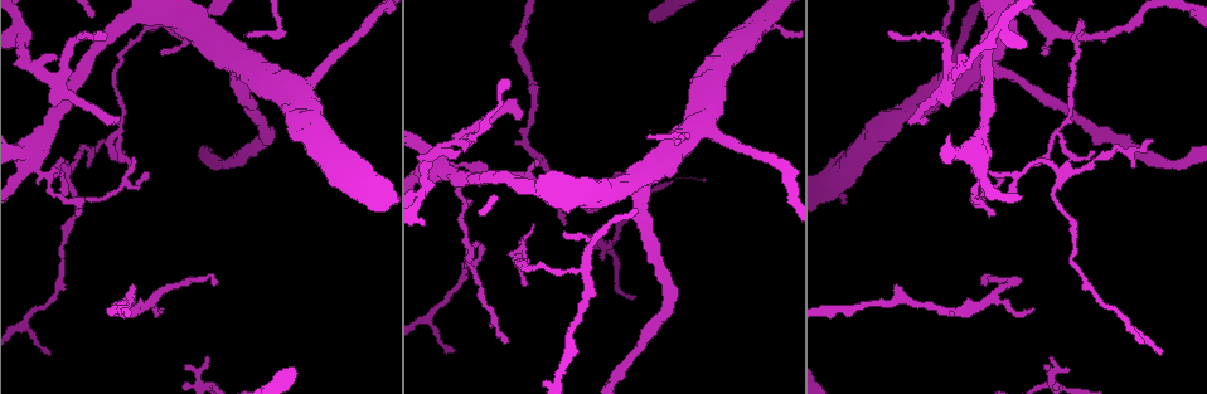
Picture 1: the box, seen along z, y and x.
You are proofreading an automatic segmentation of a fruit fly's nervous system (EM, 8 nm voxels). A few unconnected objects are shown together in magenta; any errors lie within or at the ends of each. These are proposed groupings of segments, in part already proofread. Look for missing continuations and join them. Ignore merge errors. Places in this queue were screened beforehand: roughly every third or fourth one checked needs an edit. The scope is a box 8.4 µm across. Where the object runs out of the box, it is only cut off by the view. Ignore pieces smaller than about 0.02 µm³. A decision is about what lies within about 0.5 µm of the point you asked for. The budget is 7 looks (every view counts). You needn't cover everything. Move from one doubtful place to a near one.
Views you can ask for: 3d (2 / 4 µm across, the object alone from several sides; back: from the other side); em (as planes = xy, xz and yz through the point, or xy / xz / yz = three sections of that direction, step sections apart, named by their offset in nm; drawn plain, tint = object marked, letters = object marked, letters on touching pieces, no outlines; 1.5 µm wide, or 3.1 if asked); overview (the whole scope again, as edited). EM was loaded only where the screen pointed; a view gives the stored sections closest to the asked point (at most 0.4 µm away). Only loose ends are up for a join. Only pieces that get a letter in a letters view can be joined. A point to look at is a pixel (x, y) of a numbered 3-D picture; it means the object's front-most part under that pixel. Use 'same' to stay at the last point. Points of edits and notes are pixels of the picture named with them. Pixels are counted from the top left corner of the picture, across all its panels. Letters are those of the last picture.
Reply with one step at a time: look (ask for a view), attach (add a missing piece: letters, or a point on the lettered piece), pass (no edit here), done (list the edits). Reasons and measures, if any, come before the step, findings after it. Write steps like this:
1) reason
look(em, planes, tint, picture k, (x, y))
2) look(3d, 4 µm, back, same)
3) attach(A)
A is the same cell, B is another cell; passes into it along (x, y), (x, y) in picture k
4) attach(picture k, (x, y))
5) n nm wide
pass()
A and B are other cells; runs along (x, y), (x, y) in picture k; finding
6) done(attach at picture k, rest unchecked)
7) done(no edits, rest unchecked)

an open end
look(em, planes, letters, picture 1, (564, 222))

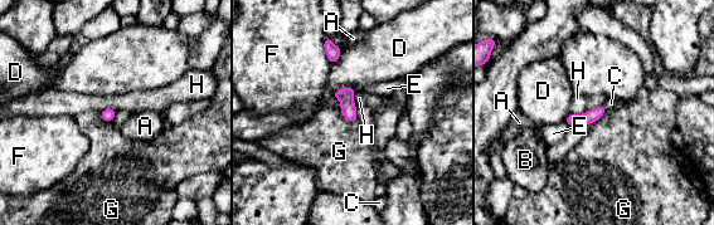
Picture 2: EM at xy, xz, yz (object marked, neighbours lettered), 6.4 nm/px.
attach(picture 2, (611, 103))
C is the same cell, A, B, D, E, F, G and H are other cells; passes into it along (591, 116), (603, 107), (611, 103) in picture 2; it goes on there

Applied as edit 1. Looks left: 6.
look(overview)

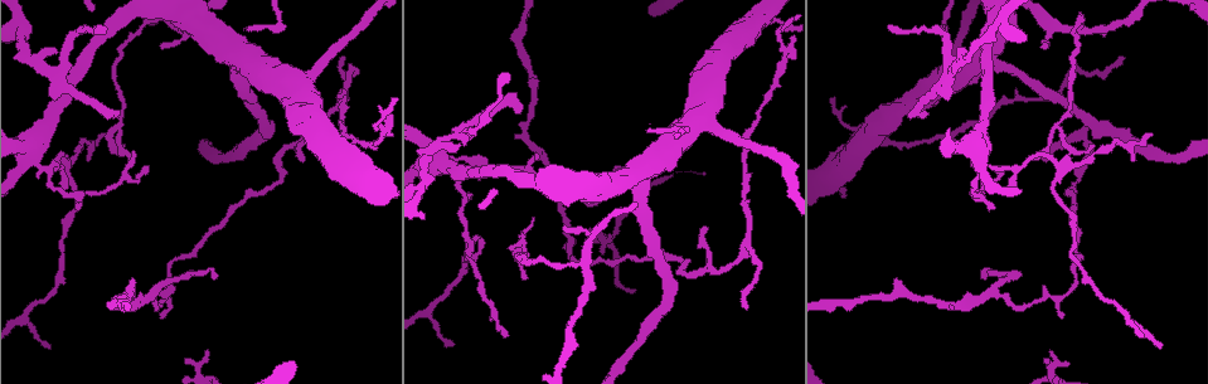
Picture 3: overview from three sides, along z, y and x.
free end
look(em, xy, step 4, letters, picture 3, (525, 279))

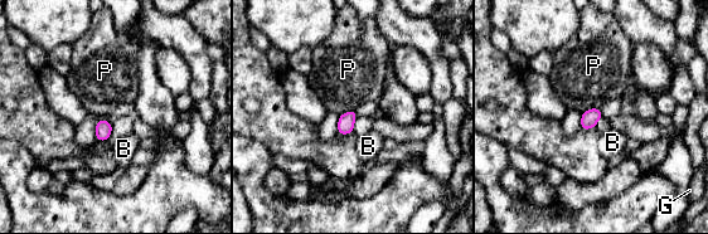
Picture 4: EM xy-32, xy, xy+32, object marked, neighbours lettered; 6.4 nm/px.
another direction
look(em, yz, step 4, letters, same)

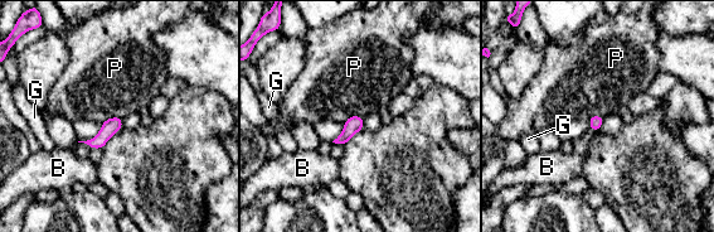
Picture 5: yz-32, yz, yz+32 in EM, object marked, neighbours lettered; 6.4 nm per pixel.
pass()
B, G and P are other cells; border along (121, 117), (108, 117), (102, 122) in picture 5; no lettered piece goes on from it

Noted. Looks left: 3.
tapers out
look(3d, 4 µm, picture 3, (104, 25))

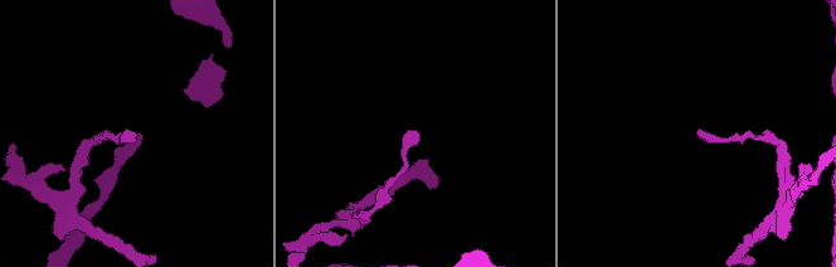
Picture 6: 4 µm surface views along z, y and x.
look(em, planes, letters, picture 6, (134, 132))

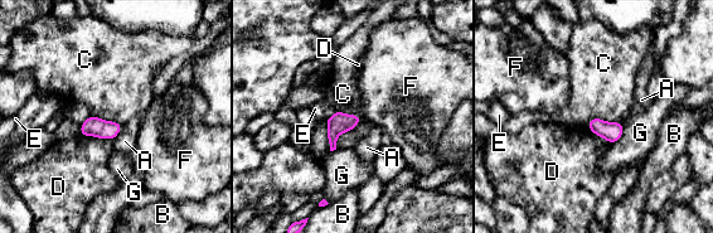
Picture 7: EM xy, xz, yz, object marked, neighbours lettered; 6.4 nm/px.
130 nm wide; C touches over 260 nm
pass()
A, B, C, D, E, F and G are other cells; none of them fits

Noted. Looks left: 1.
done(attach at picture 2, rest unchecked)

